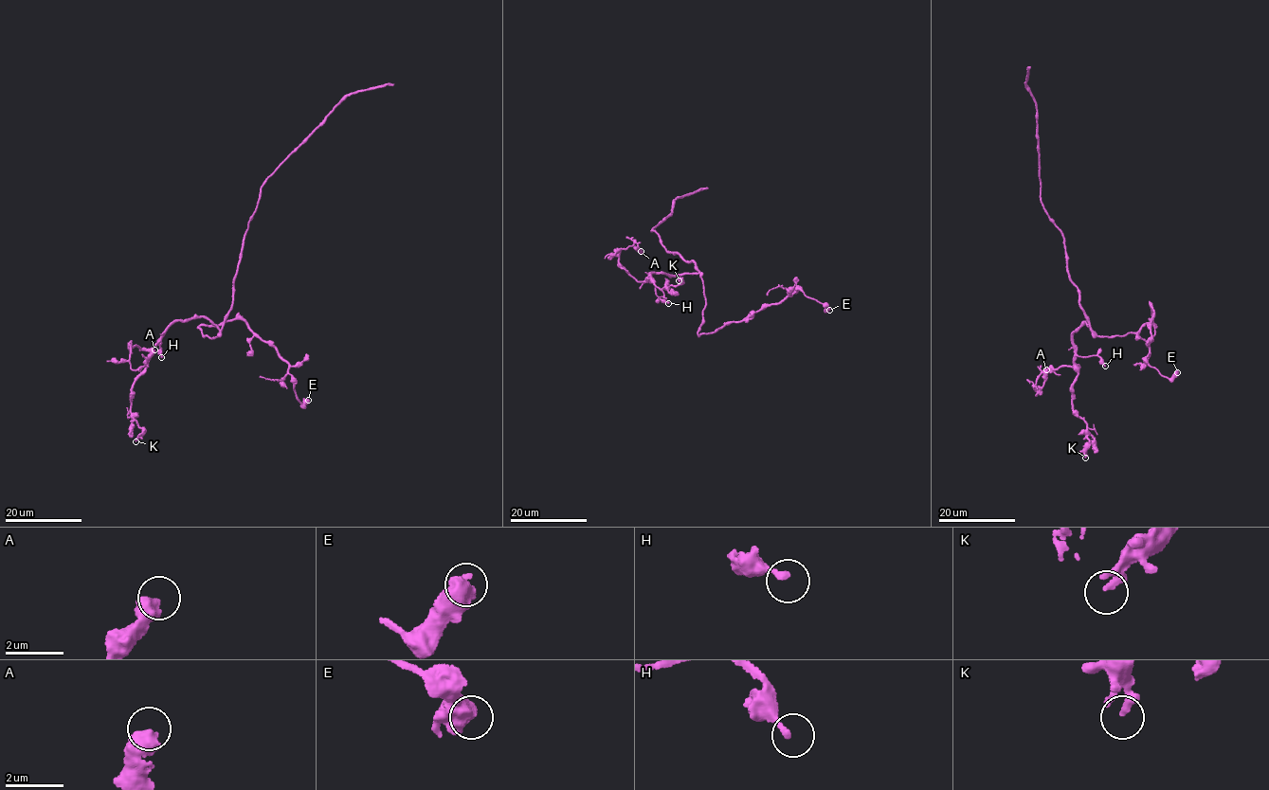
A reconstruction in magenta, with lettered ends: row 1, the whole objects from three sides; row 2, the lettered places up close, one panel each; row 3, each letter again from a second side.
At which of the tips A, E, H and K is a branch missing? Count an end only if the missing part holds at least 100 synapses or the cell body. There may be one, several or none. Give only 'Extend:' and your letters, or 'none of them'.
Extend: none of them

